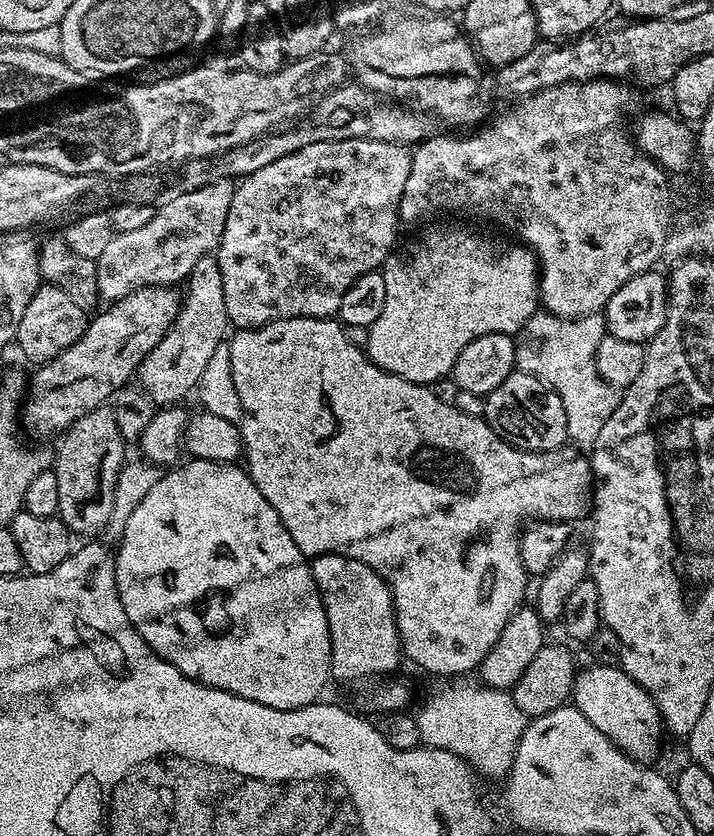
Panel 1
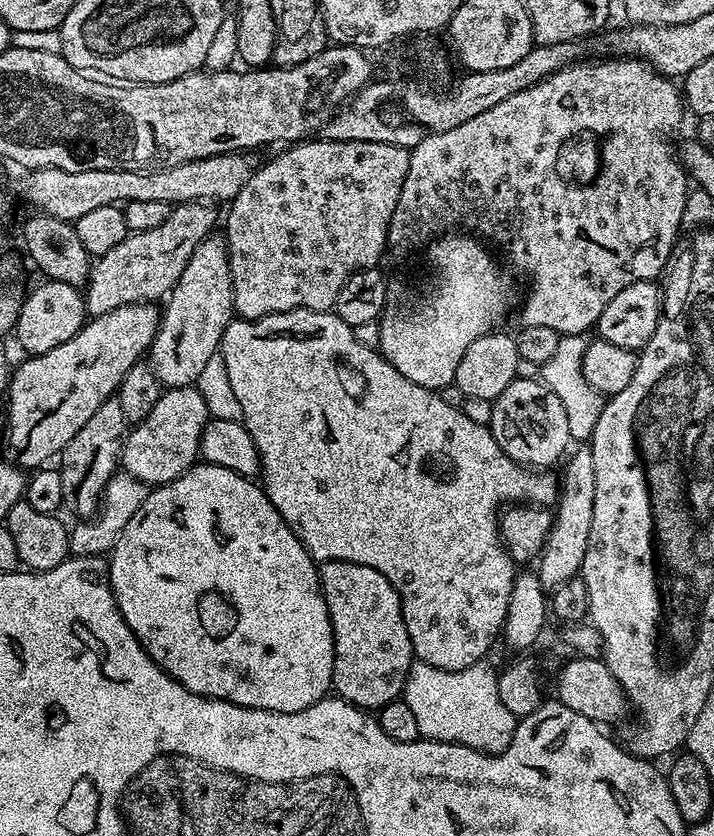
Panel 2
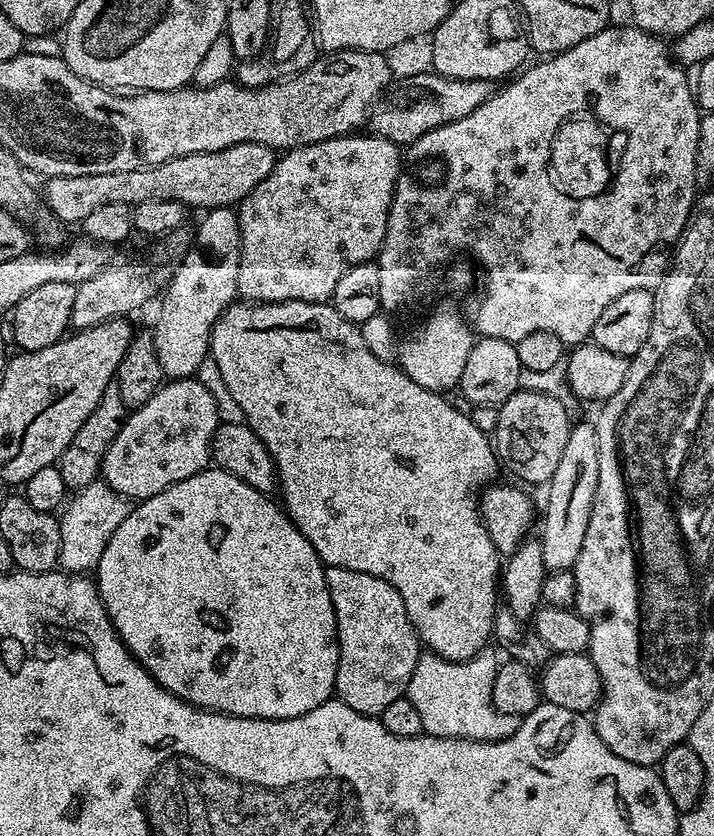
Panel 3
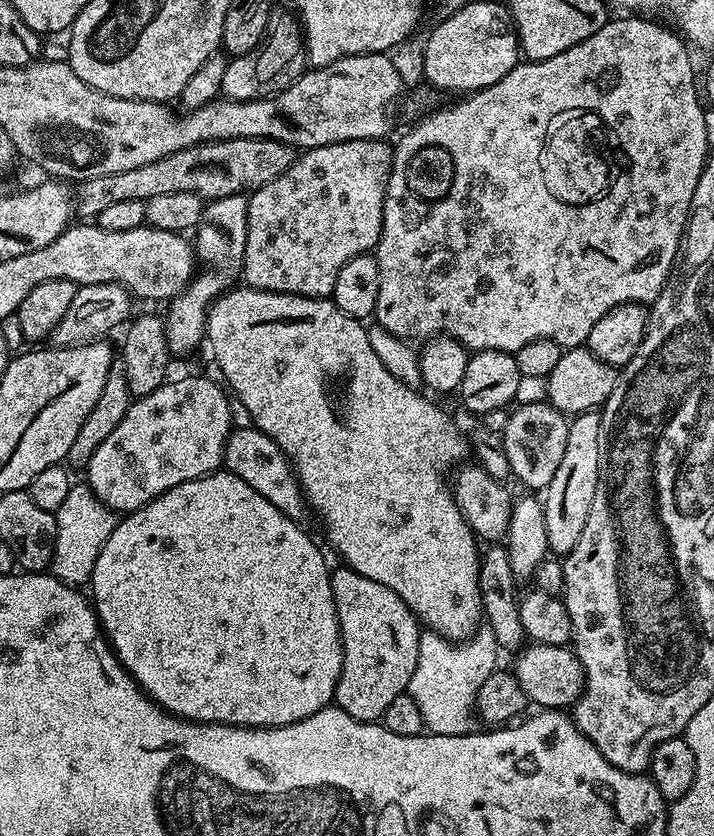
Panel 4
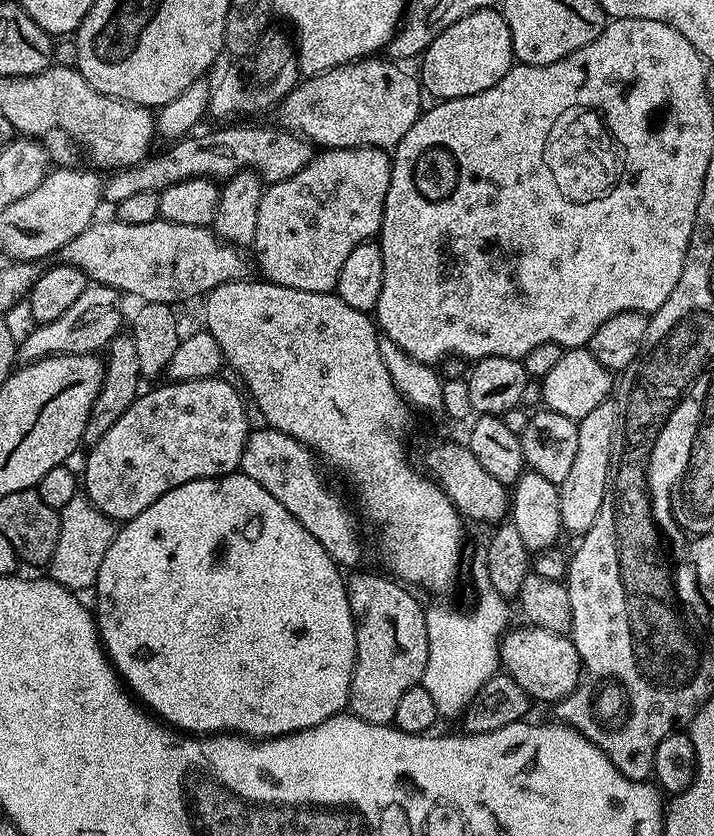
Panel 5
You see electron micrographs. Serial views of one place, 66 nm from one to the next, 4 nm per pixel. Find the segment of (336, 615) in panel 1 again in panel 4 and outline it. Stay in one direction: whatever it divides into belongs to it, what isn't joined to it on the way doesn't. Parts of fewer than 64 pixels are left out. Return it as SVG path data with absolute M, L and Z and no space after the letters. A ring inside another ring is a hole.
M339 567L331 569L332 593L344 657L334 704L350 718L376 722L384 717L394 698L407 693L414 666L418 666L422 625L390 586L382 586L382 582L374 582L353 568Z

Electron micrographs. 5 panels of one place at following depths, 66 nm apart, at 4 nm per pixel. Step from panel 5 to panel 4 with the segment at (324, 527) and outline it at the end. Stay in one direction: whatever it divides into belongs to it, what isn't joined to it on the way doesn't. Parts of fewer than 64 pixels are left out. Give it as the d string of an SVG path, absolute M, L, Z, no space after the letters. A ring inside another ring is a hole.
M235 428L228 433L228 440L224 443L223 467L227 471L234 473L242 482L254 486L266 502L278 506L282 514L286 514L290 519L299 521L300 504L302 508L302 493L300 491L300 481L296 479L296 473L292 467L292 461L276 443L259 428Z

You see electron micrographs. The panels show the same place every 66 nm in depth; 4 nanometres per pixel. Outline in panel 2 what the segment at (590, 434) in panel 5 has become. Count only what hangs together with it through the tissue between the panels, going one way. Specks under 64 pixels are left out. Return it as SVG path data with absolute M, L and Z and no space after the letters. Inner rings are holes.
M591 447L577 448L580 449L567 457L564 480L562 476L562 495L554 508L552 529L544 540L544 551L538 557L538 575L545 590L555 590L580 575L582 558L590 542L590 518L594 518L594 458Z

